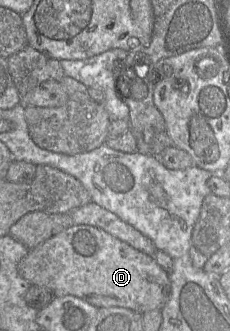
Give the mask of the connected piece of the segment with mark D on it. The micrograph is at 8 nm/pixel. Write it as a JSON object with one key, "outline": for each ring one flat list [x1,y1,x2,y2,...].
{"outline":[[74,225,56,233,35,248,18,264,19,274,31,285,45,287,54,297,75,296,97,307,123,307,143,314,161,310,171,290,169,273,155,260,104,230,90,225]]}

